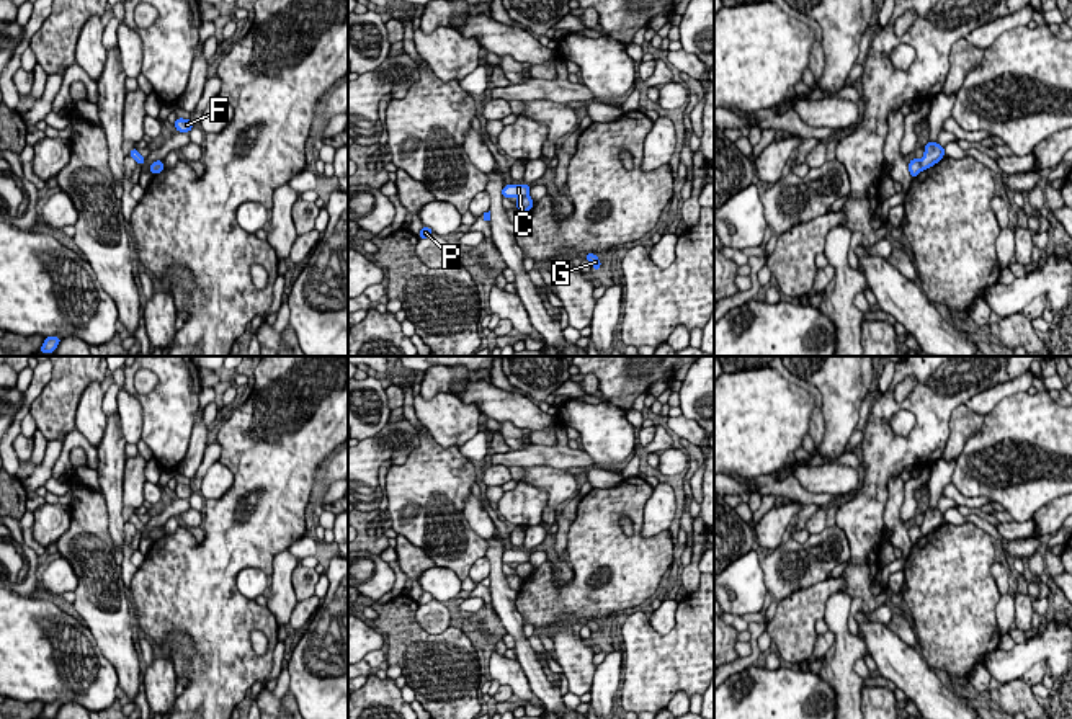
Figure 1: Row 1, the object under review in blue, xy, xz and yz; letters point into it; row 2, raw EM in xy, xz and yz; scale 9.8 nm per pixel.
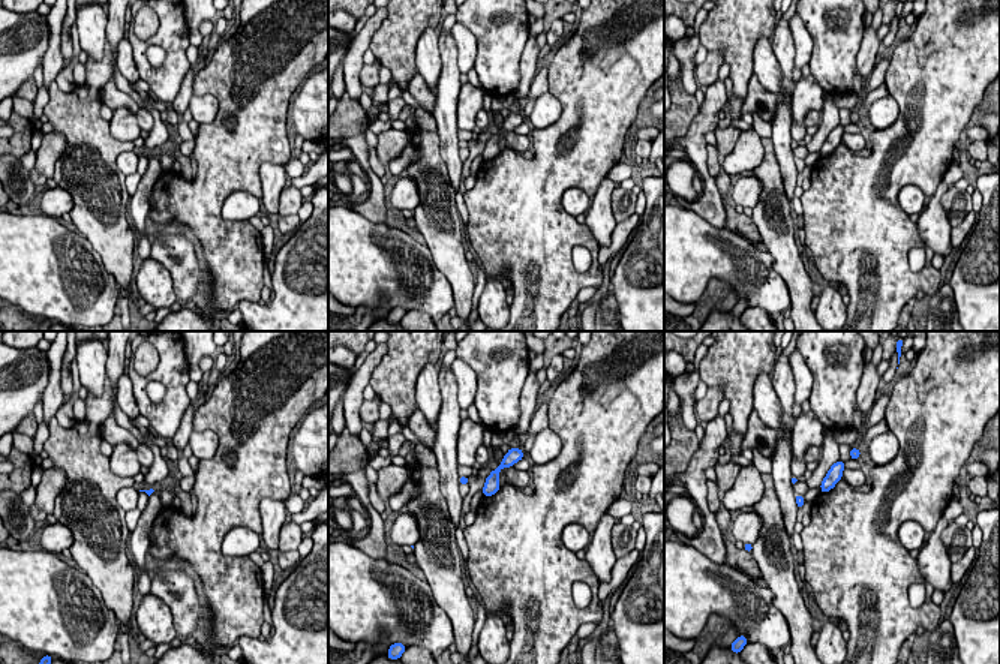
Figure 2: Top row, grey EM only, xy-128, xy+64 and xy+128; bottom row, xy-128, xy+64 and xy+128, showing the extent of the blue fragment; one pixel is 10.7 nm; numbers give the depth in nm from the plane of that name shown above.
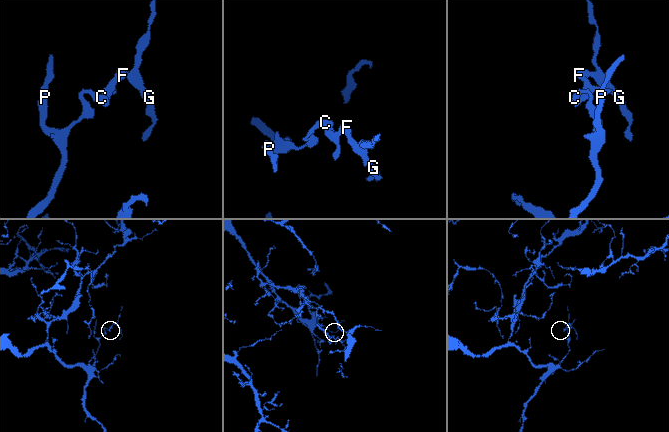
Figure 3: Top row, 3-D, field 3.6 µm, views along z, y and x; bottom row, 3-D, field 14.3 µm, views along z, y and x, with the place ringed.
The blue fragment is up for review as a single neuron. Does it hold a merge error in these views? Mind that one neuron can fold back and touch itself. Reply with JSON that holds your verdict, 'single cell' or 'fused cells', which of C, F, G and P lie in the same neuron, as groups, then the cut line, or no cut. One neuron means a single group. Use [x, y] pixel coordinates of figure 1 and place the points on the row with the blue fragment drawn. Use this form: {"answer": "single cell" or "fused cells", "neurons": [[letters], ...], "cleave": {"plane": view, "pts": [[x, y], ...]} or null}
{"answer": "fused cells", "neurons": [["C", "P"], ["F", "G"]], "cleave": {"plane": "xz", "pts": [[528, 195], [520, 198]]}}

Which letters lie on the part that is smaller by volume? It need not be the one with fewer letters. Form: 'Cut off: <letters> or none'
Cut off: F, G

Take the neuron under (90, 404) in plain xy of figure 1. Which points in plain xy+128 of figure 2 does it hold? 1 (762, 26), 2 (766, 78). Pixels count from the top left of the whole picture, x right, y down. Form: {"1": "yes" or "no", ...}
{"1": "no", "2": "yes"}

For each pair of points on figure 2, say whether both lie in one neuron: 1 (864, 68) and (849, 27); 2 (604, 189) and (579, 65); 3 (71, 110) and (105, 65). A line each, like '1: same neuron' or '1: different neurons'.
1: different neurons
2: different neurons
3: same neuron

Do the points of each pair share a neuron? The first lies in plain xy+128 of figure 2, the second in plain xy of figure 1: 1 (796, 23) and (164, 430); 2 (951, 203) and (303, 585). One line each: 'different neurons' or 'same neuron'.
1: different neurons
2: same neuron

